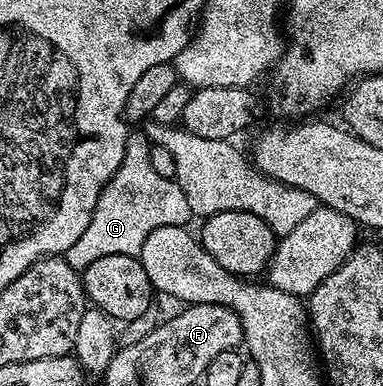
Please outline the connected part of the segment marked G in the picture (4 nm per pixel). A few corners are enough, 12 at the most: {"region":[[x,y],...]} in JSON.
{"region":[[98,202],[67,250],[83,272],[102,256],[137,257],[168,227],[168,202]]}

